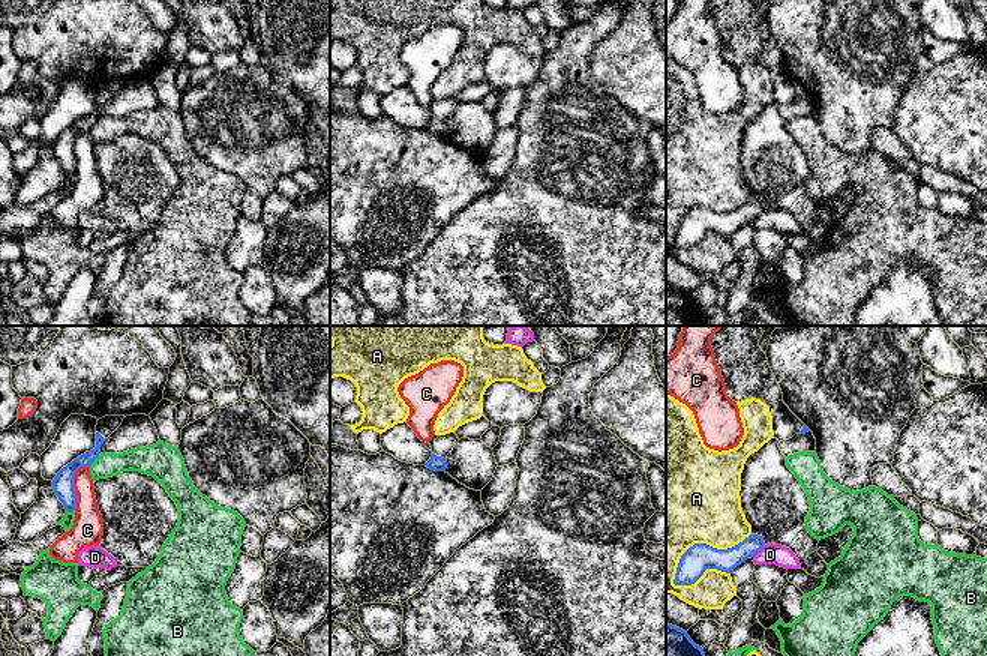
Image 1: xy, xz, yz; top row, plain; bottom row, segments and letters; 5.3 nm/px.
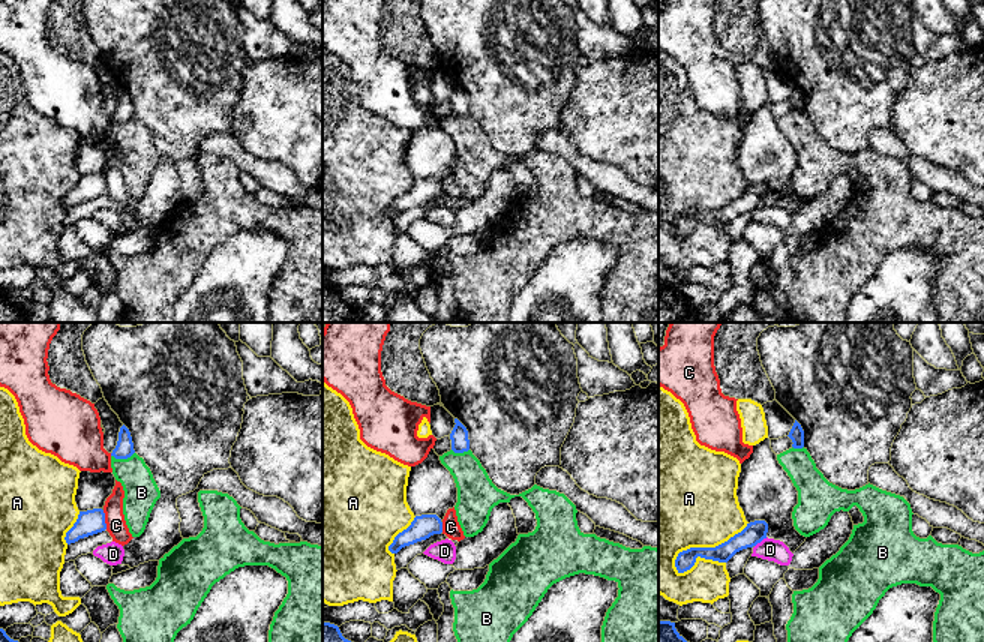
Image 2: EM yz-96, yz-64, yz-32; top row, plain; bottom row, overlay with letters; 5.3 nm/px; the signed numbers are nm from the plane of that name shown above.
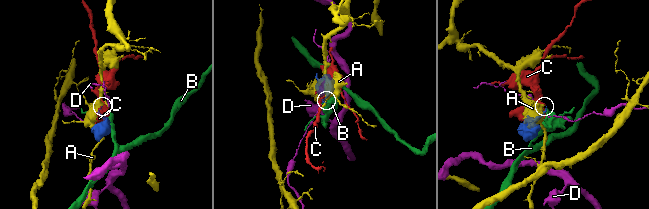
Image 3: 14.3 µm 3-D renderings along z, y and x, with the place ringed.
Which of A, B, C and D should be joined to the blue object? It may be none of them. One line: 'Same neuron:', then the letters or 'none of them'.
Same neuron: none of them

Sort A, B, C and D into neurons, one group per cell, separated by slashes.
A / B / C / D

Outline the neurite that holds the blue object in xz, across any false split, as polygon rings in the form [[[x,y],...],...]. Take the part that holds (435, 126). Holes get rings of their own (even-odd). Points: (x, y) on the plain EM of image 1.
[[[454,96],[446,99],[434,99],[434,102],[429,105],[432,111],[432,120],[424,129],[435,135],[446,135],[447,119],[453,114],[458,105],[459,102]]]

